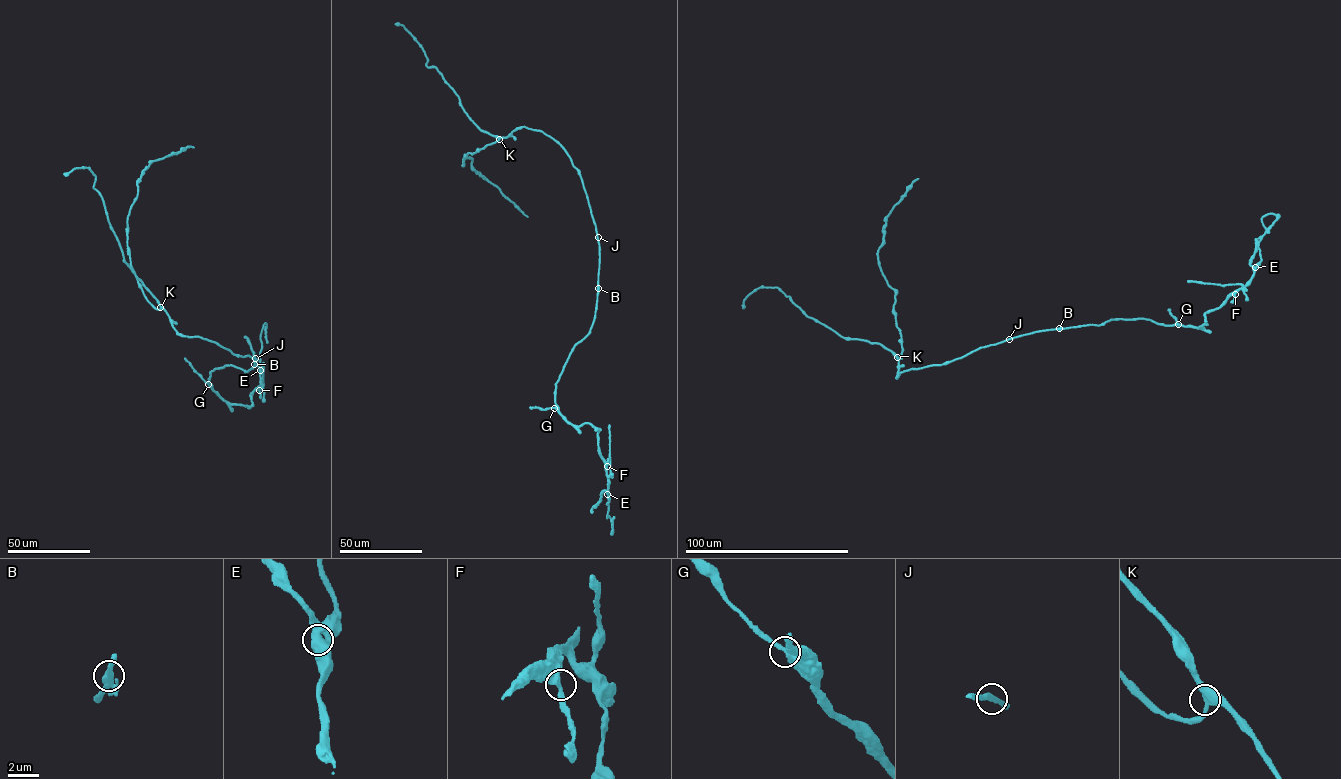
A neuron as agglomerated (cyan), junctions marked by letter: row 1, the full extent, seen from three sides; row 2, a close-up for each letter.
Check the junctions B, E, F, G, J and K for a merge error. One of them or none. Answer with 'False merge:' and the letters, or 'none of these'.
False merge: none of these

